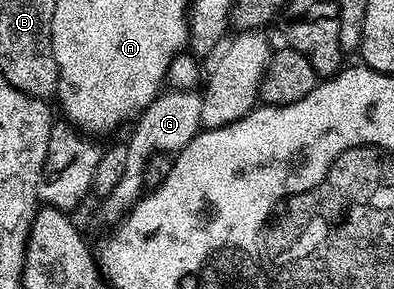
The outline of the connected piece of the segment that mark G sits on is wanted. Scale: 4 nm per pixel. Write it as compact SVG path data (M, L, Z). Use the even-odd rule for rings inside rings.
M168 90L157 96L150 106L140 113L135 121L136 129L128 140L128 149L124 152L124 169L116 180L116 185L108 192L104 200L104 216L111 222L119 221L128 215L139 202L145 191L146 177L144 166L148 159L157 156L159 152L179 154L187 144L202 130L203 95L199 91Z

